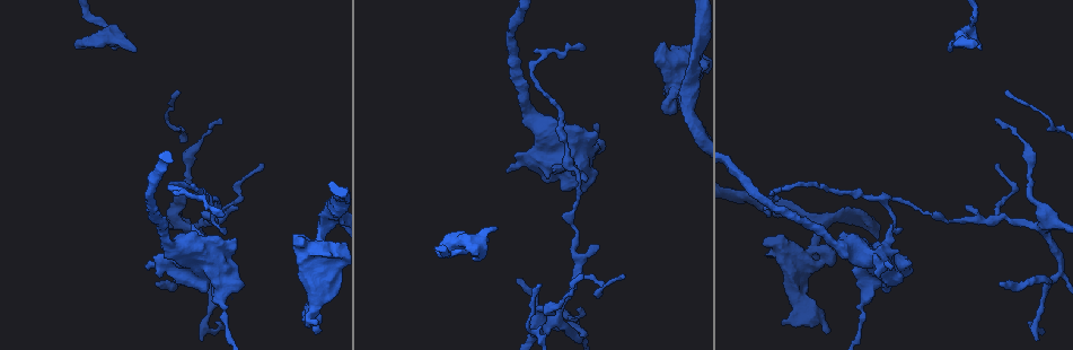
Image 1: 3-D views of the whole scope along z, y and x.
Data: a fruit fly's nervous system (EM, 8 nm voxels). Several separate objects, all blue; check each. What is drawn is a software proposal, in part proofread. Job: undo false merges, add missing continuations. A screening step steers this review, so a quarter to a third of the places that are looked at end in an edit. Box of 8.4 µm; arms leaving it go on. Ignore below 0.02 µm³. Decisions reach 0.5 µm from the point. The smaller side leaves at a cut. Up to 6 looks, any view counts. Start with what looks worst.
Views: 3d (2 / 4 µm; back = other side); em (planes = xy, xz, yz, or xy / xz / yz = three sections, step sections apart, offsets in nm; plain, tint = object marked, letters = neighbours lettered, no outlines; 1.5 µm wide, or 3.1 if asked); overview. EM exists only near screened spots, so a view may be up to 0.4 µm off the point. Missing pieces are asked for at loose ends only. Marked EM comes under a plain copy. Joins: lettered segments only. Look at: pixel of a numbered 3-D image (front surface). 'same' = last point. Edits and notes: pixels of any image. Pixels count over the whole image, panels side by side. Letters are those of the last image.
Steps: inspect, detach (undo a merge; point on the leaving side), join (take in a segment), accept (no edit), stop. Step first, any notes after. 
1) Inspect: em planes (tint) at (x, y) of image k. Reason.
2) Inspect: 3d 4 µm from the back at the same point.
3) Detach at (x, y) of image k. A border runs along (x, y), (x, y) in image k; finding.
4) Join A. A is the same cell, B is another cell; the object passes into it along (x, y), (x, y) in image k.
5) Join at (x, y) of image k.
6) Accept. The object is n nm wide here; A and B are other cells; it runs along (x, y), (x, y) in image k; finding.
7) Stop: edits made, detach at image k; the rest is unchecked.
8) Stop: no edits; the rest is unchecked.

Inspect: 3d 4 µm from the back at (439, 255) of image 1. An open end.

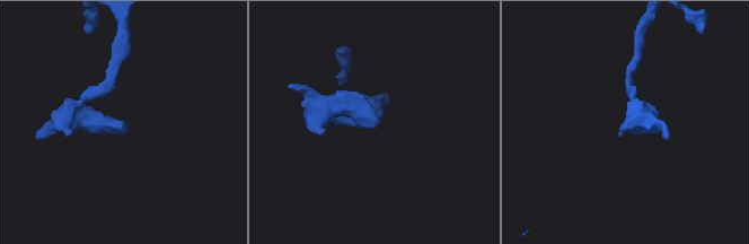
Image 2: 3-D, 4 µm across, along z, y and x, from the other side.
Inspect: em planes (letters) at (376, 127) of image 2.

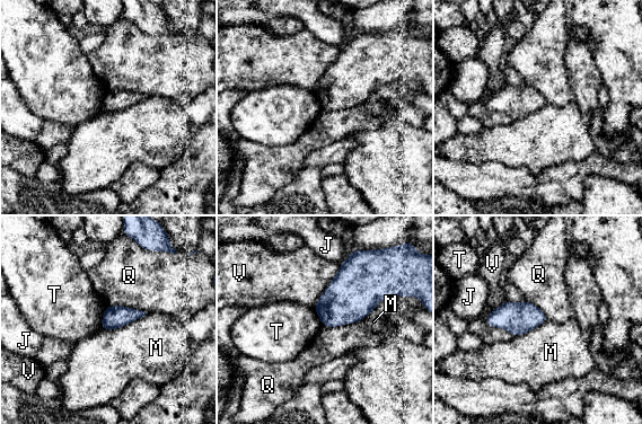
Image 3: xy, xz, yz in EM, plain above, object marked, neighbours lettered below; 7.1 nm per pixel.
Accept. The object is 160 nm wide here; J, M, Q, T and V are other cells; a border runs along (105, 307), (102, 314), (100, 328) in image 3; no lettered segment goes on from it.

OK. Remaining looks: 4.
Inspect: 3d 4 µm at (806, 257) of image 1. Four-way junction.

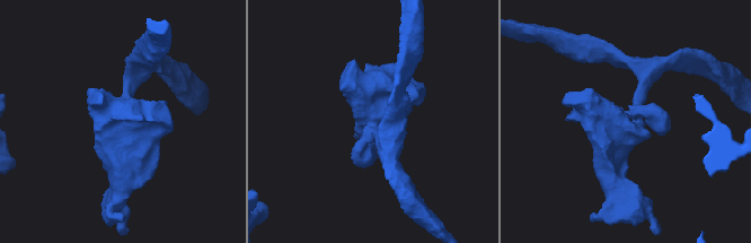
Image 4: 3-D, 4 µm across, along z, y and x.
Inspect: em planes (letters) at (624, 119) of image 4.

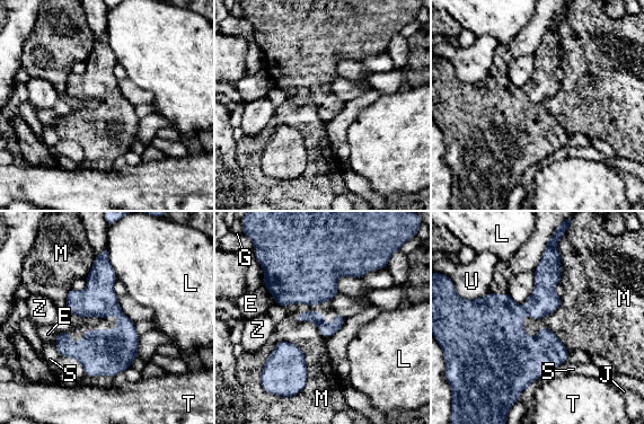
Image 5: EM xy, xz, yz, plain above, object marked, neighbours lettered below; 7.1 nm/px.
Accept. E, G, J, L, M, S, T, U and Z are other cells; one neuron here.

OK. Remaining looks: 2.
Inspect: em xz step 4 (tint) at (146, 266) of image 1. Free end.

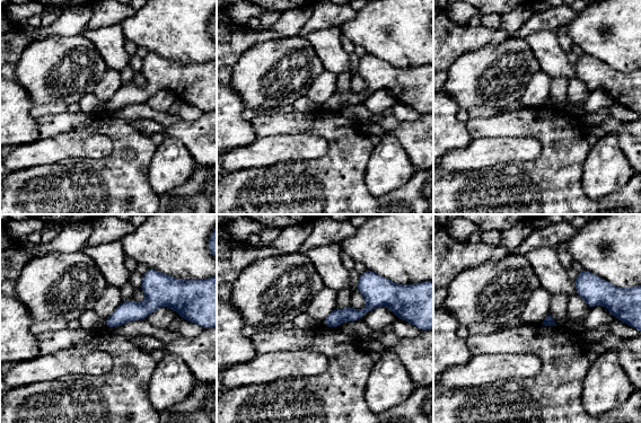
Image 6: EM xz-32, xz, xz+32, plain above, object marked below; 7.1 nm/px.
Inspect: em planes (letters) at the same point. Cut it another way.

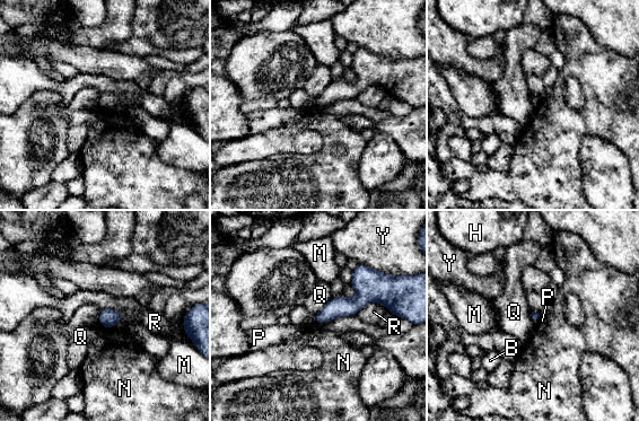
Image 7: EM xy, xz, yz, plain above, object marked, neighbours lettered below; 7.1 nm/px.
Accept. B, H, M, N, P, Q, R and Y are other cells; none of them fits.

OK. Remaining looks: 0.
Stop: no edits; the rest is unchecked.

